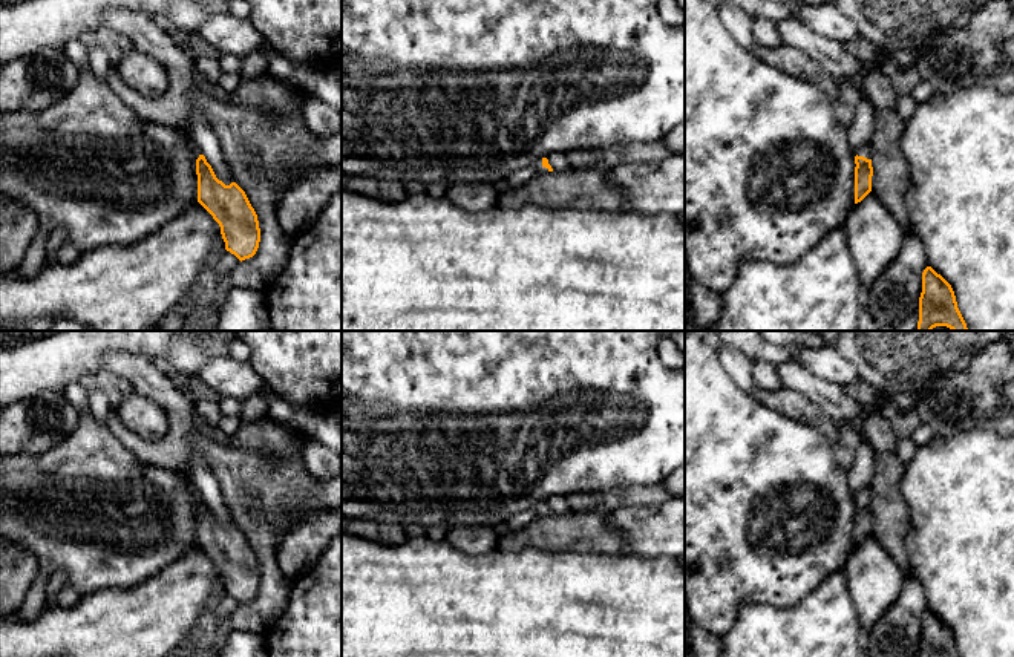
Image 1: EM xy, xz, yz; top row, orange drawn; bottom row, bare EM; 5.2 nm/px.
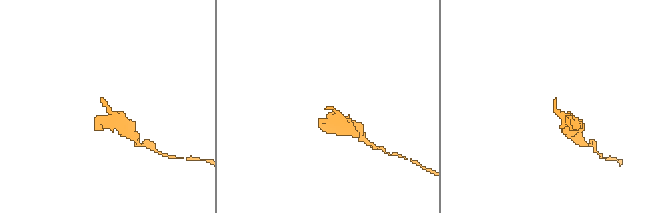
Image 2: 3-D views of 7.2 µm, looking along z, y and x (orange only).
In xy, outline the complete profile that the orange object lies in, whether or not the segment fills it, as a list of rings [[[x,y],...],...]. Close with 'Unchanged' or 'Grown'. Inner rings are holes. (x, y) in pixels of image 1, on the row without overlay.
[[[178,470],[187,476],[187,482],[196,502],[198,545],[213,559],[221,570],[225,593],[240,605],[256,597],[260,585],[260,571],[254,551],[245,534],[231,525],[219,524],[188,478],[188,470]]]. Grown

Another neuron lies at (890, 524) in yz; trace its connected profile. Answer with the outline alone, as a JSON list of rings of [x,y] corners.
[[[876,452],[872,472],[872,534],[887,548],[905,576],[913,574],[905,539],[911,528],[908,507],[901,492],[905,464],[896,452]]]

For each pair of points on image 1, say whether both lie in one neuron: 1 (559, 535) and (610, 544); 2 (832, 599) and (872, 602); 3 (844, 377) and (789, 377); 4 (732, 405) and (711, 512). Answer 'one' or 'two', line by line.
1: one
2: two
3: two
4: one

